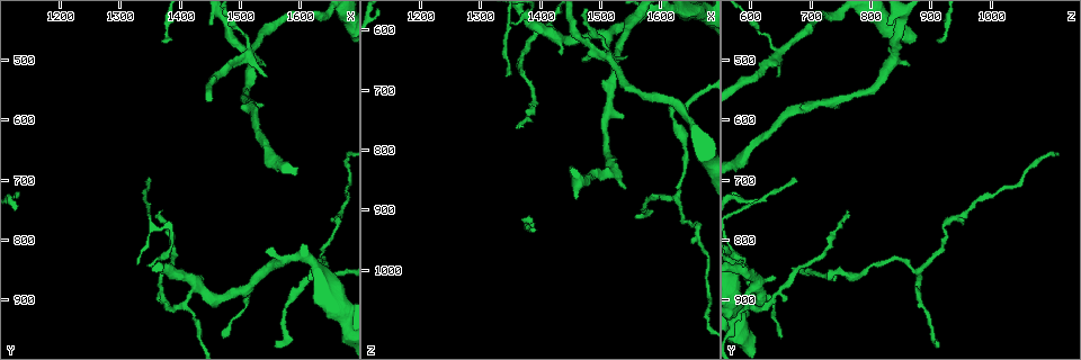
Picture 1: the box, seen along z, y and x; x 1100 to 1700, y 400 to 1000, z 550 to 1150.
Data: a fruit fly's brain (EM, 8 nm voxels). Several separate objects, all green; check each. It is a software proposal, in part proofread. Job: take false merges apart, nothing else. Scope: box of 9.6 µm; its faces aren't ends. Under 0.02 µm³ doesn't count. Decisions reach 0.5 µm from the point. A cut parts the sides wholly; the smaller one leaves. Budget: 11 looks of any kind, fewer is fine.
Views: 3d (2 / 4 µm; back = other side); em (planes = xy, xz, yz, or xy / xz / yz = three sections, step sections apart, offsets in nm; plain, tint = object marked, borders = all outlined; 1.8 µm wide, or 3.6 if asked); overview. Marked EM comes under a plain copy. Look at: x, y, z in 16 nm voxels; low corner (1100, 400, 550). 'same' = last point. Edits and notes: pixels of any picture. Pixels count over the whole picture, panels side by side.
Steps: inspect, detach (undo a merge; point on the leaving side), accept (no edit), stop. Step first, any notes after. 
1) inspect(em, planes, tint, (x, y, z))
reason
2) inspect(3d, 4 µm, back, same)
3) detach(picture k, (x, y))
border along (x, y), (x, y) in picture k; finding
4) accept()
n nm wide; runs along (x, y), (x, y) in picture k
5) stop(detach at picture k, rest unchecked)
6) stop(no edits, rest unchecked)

inspect(3d, 2 µm, (1620, 855, 735))

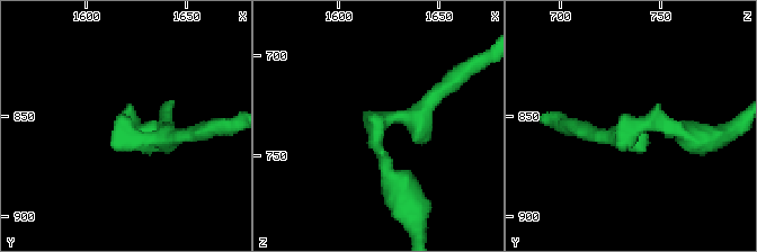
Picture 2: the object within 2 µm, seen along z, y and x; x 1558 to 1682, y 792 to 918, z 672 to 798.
inspect(em, planes, borders, (1621, 855, 738))
now the EM

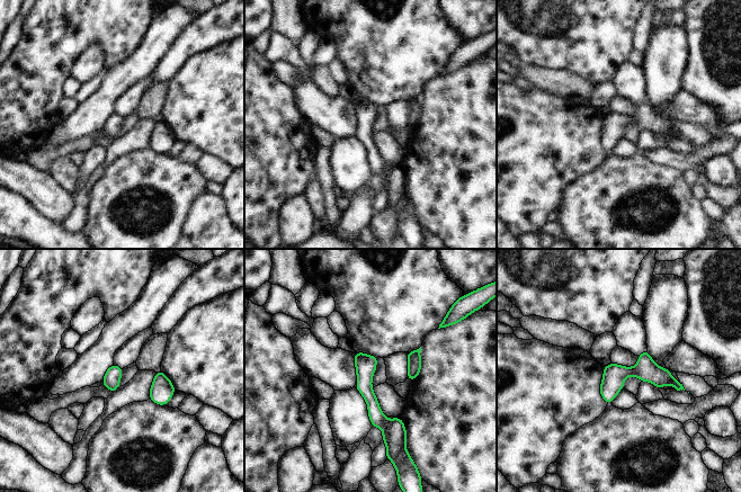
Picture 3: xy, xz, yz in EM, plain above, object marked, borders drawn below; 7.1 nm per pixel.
accept()
120 nm wide; runs along (358, 355), (387, 440) in picture 3; one cell here

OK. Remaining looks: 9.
inspect(em, planes, tint, (1390, 915, 605))
three-way junction

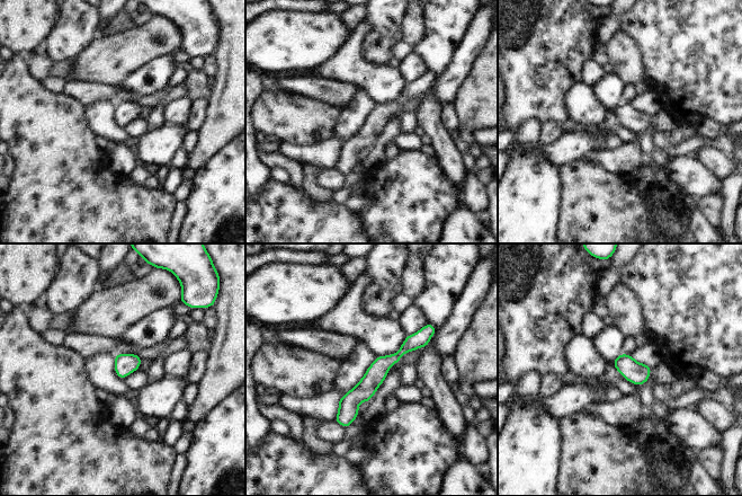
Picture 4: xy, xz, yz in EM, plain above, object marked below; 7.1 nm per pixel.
accept()
runs along (427, 331), (374, 375), (340, 421) in picture 4; all the same cell

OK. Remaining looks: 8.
inspect(3d, 4 µm, (1510, 885, 610))

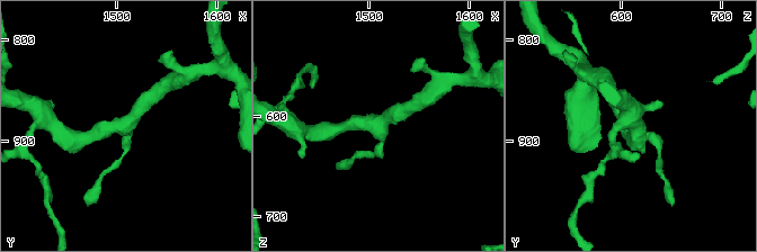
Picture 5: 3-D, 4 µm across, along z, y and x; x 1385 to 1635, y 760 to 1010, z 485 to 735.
inspect(em, yz, step 8, tint, (1512, 882, 608))
shape alone is not enough

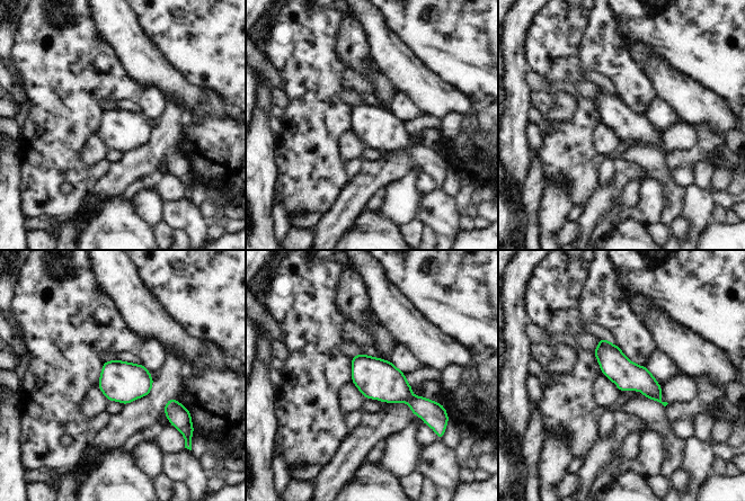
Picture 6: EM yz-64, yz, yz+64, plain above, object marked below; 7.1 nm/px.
inspect(em, planes, borders, same)
cut it another way

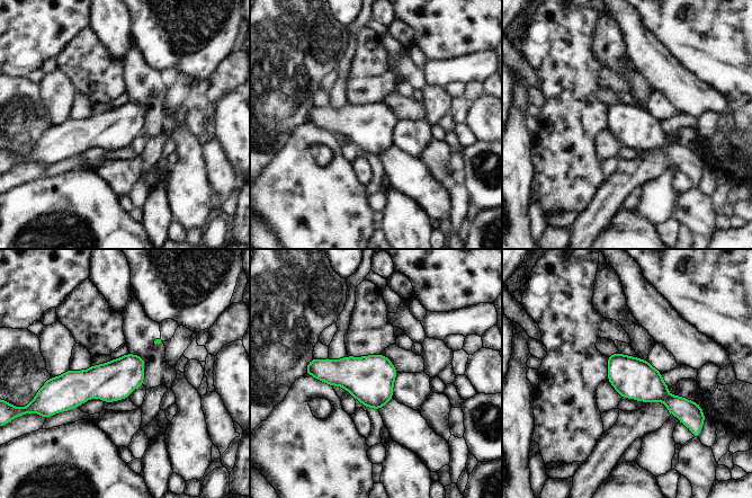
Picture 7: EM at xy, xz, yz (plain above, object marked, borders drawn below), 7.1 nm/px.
accept()
280 nm wide; all the same cell

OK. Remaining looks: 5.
inspect(em, xz, step 16, tint, (1520, 490, 650))
side arm on a straight run

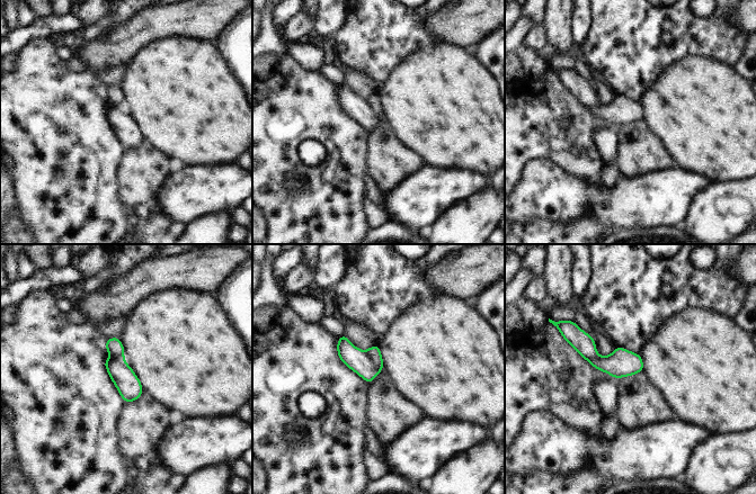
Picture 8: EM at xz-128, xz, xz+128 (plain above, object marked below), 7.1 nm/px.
inspect(em, xy, step 4, borders, same)
another direction

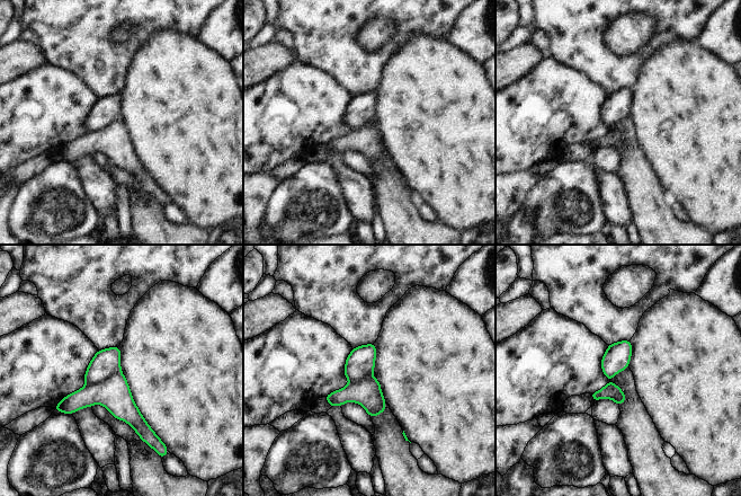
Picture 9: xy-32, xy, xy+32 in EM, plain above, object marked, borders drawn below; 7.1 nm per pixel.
detach(picture 9, (113, 392))
190 nm wide; the part that leaves runs along (61, 406), (112, 397), (143, 433) in picture 9; a second cell is stuck on

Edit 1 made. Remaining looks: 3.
stop(detach at picture 9, rest unchecked)

